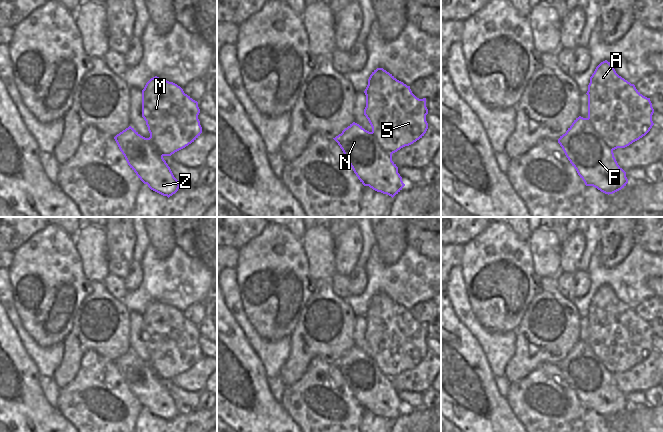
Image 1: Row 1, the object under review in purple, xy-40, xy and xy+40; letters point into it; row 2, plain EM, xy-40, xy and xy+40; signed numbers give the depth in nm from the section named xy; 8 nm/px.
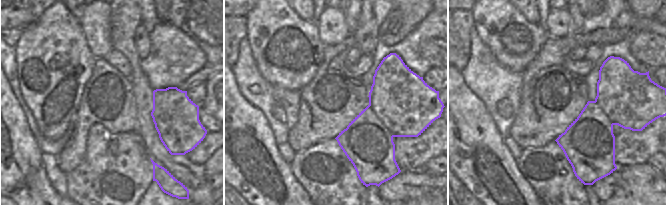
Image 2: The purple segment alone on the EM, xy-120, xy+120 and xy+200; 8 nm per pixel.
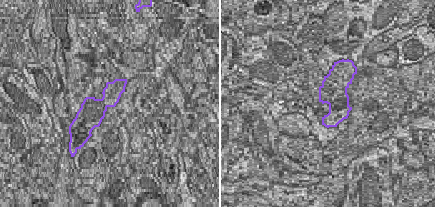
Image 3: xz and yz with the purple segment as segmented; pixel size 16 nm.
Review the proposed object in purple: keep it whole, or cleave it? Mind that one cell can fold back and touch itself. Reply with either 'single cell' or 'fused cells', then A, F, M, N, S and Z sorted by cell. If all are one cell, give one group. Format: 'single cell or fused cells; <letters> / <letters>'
single cell; A F M N S Z

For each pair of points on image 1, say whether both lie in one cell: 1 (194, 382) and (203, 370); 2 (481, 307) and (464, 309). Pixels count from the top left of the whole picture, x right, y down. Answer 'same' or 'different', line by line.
1: same
2: different

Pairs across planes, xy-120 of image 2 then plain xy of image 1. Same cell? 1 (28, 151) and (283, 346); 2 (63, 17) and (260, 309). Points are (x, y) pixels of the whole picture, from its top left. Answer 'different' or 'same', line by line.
1: different
2: same

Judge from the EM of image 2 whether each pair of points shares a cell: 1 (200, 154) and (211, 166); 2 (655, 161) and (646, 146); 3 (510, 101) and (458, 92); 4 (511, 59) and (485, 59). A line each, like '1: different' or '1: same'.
1: different
2: different
3: different
4: different

